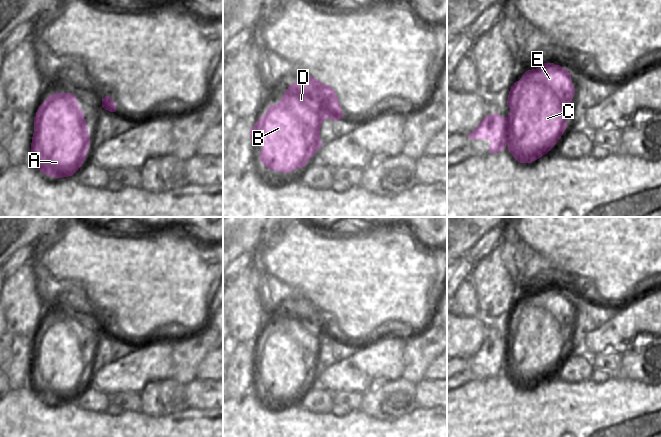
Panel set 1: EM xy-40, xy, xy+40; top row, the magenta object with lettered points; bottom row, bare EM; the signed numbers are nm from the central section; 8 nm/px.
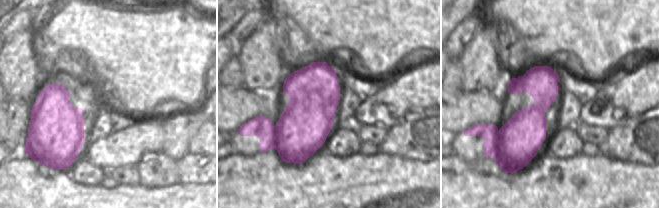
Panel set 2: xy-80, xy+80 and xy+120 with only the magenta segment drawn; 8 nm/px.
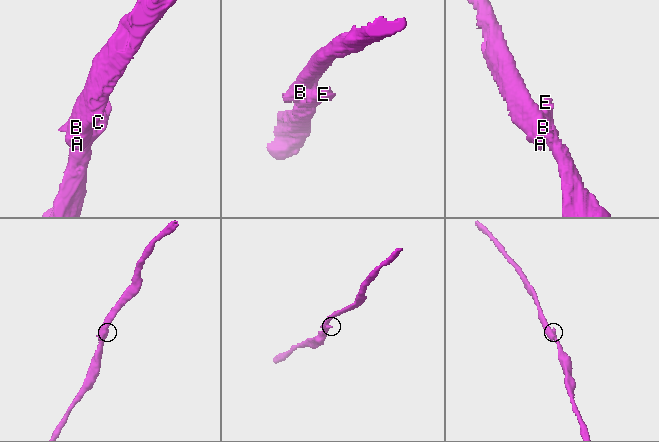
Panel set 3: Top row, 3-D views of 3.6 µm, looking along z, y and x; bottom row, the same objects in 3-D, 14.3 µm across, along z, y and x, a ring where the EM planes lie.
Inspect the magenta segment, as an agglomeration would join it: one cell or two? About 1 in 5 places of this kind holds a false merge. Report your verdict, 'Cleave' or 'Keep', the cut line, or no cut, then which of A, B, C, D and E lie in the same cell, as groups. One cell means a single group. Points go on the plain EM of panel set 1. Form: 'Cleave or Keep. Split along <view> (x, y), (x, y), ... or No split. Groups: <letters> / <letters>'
Keep. No split. Groups: A B C D E

